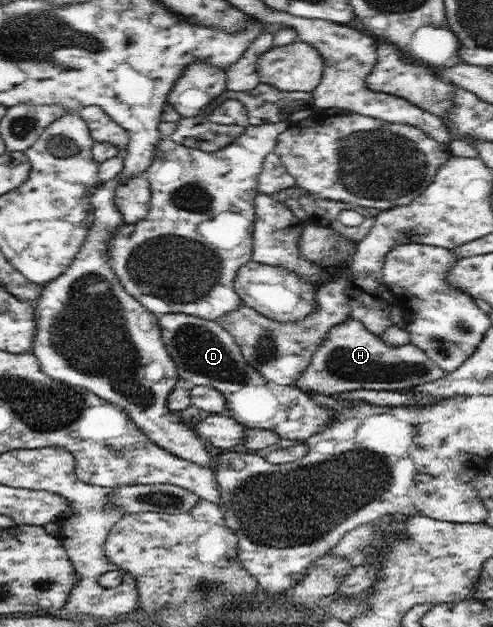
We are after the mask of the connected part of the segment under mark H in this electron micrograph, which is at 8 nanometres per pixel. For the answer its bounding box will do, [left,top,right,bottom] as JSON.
[295,318,446,395]

